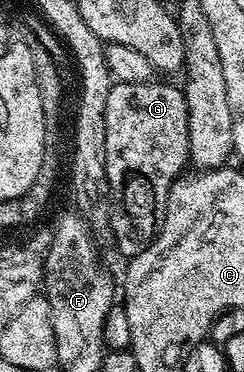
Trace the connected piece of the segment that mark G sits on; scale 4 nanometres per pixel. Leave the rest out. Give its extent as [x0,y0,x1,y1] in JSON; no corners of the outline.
[104,78,190,180]

